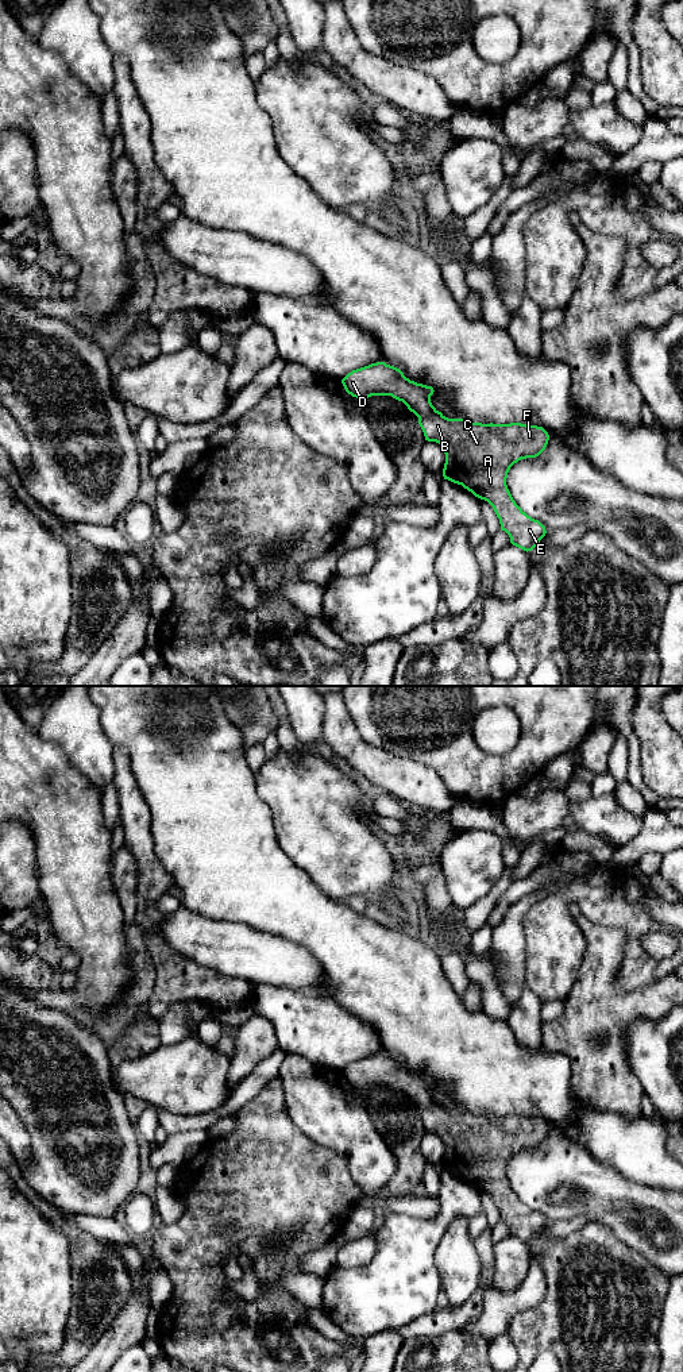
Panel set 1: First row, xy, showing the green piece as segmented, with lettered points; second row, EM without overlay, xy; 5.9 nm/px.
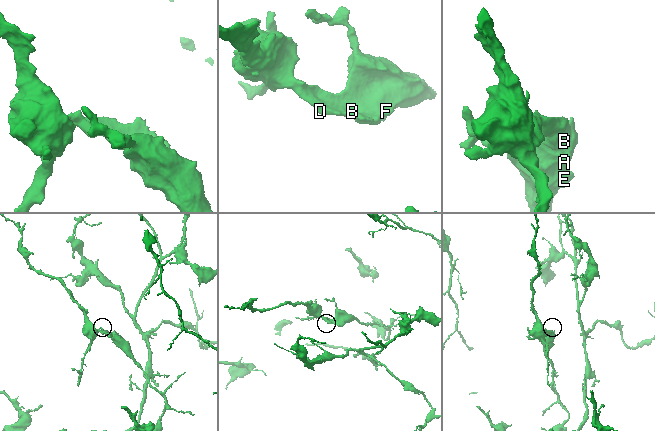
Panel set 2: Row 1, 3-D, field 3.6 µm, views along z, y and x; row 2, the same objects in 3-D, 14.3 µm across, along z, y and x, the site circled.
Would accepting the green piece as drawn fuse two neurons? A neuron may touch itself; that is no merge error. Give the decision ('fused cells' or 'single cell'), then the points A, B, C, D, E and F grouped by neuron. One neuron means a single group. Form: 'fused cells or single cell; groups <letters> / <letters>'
single cell; groups A B C D E F

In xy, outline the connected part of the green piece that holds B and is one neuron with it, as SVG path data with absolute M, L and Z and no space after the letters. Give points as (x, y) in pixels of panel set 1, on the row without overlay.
M385 1053L352 1061L342 1075L348 1086L360 1091L391 1087L402 1092L418 1109L425 1132L443 1140L444 1171L487 1192L513 1237L528 1244L545 1228L545 1218L516 1195L506 1176L514 1155L536 1149L545 1141L549 1126L543 1118L448 1110L431 1094L432 1078L410 1072L400 1060Z

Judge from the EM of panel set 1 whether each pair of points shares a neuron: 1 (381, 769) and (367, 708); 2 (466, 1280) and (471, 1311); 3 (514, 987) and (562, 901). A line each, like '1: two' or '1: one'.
1: two
2: two
3: two

